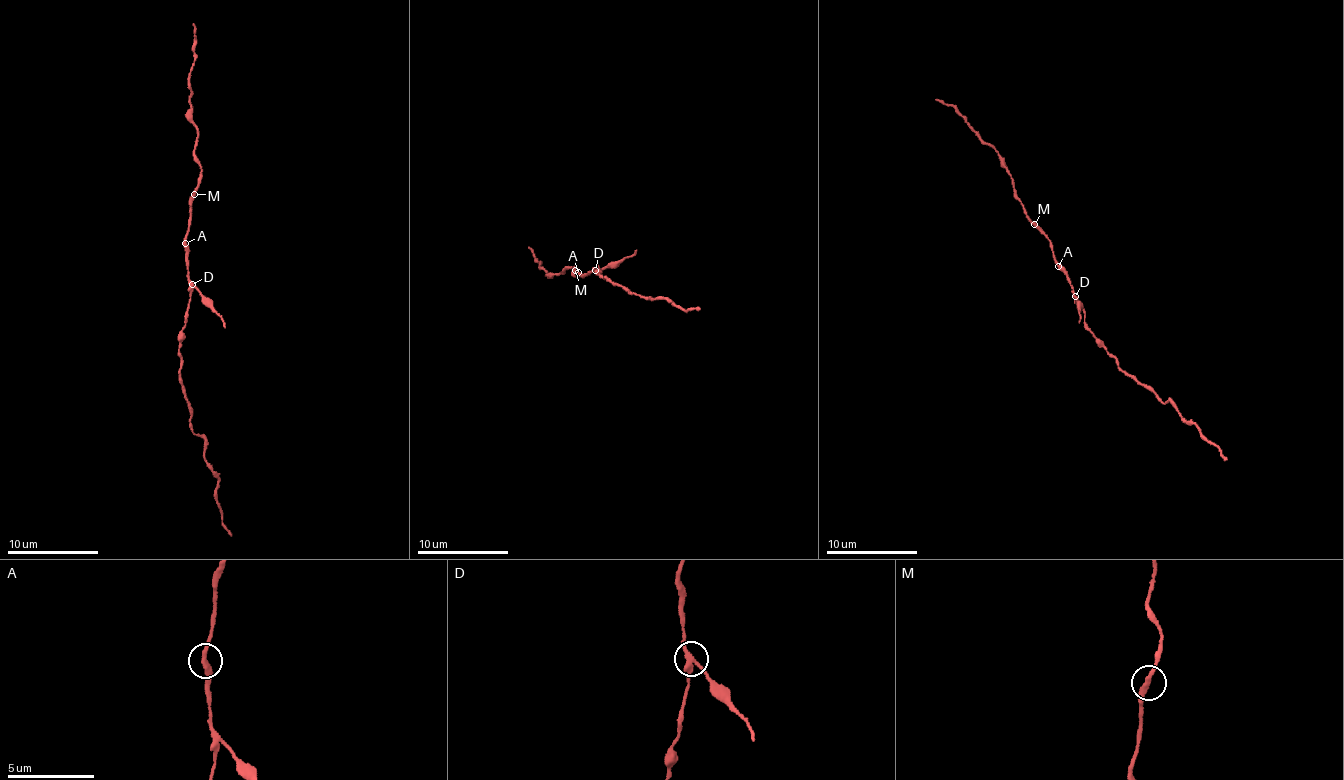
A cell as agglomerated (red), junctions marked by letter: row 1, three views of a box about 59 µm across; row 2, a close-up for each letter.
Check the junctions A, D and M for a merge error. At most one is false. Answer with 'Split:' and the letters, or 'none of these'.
Split: D

